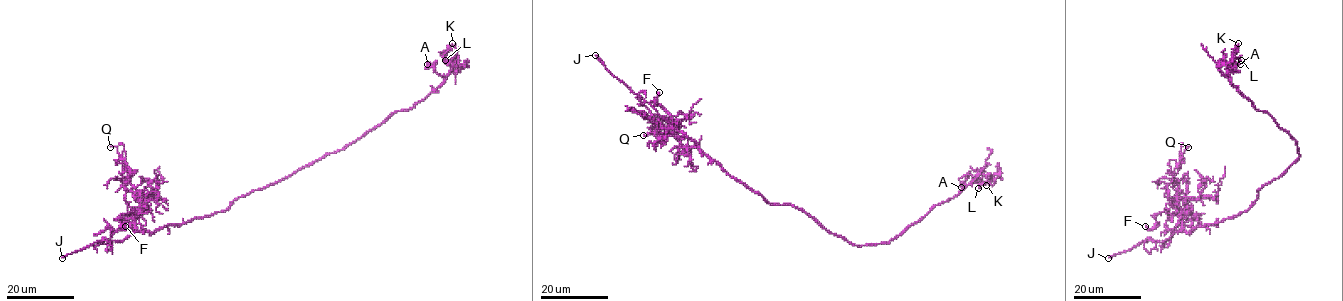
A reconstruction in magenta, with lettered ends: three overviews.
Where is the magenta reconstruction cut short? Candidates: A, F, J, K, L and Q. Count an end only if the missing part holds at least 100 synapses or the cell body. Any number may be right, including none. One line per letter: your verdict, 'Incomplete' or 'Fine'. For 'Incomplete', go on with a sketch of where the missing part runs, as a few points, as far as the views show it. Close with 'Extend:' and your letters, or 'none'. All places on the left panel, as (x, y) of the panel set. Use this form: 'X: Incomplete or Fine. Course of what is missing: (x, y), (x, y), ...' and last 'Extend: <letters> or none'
A: Fine
F: Fine
J: Incomplete
K: Fine
L: Fine
Q: Fine
Extend: J

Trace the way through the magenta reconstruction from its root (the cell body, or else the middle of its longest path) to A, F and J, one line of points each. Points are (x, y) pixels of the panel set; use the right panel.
A: (1268, 183), (1298, 158), (1297, 142), (1267, 113), (1257, 109), (1230, 81), (1228, 67), (1240, 64)
F: (1268, 183), (1247, 210), (1214, 224), (1187, 232), (1177, 214), (1163, 211), (1152, 229), (1145, 226)
J: (1268, 183), (1257, 191), (1254, 203), (1238, 215), (1189, 232), (1177, 231), (1161, 242), (1143, 241), (1108, 258)

